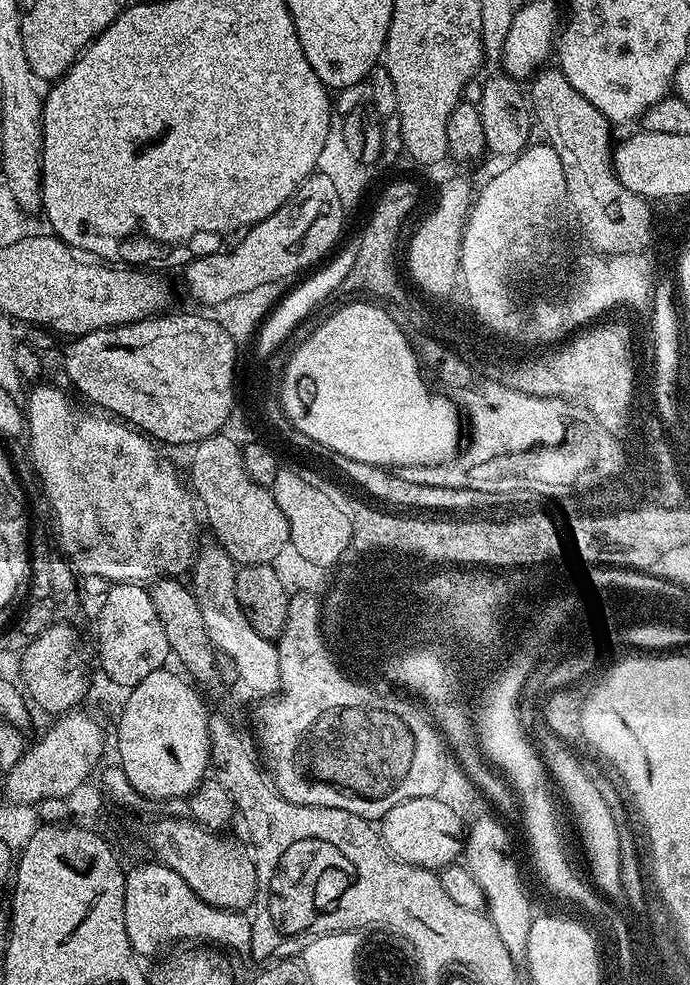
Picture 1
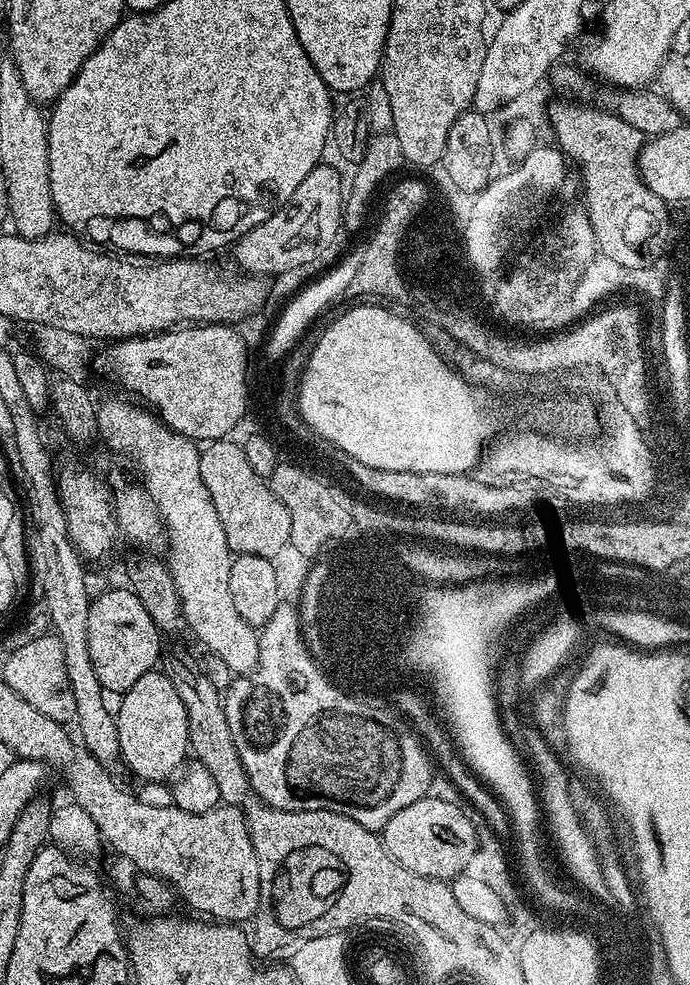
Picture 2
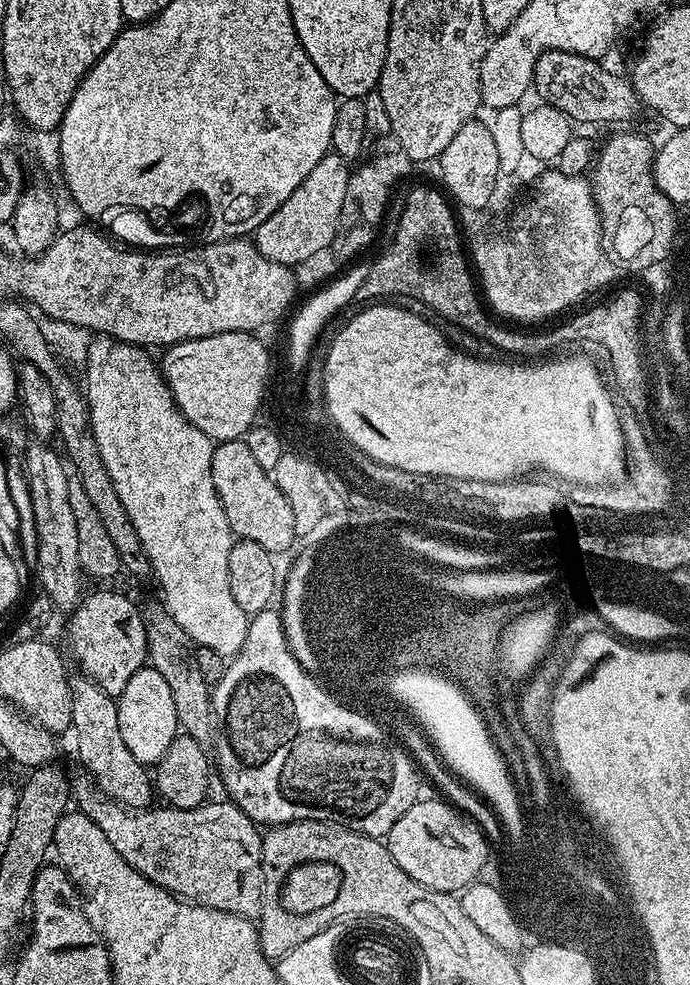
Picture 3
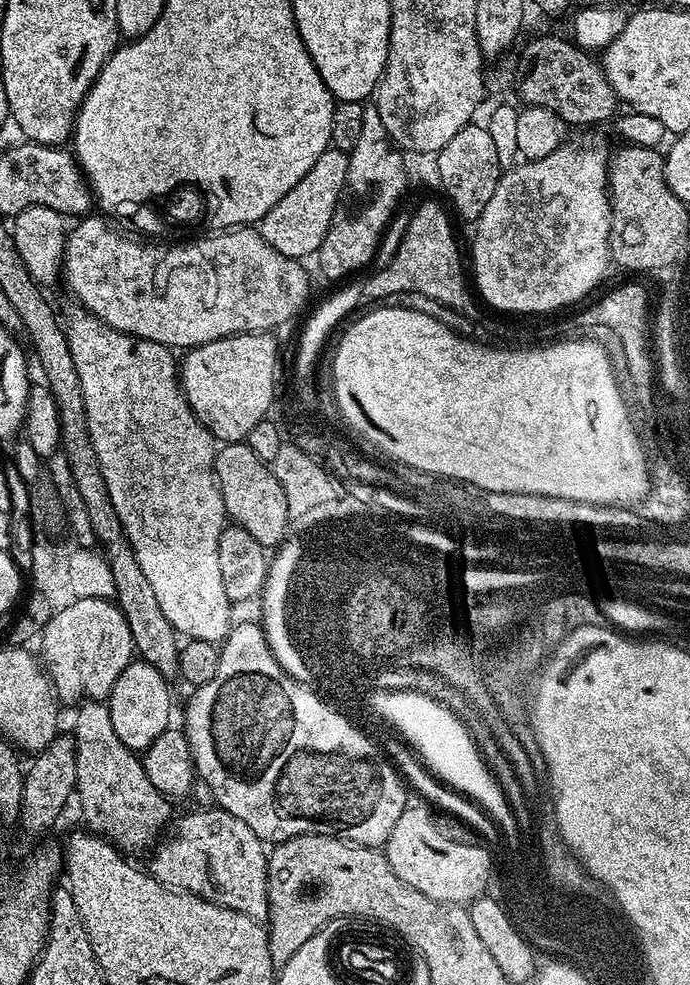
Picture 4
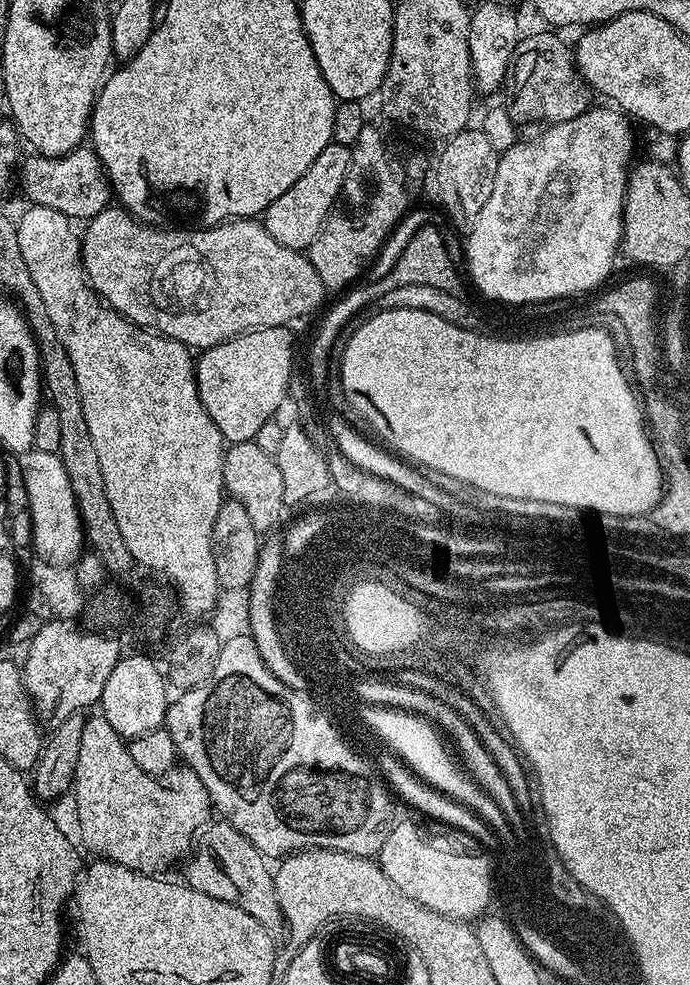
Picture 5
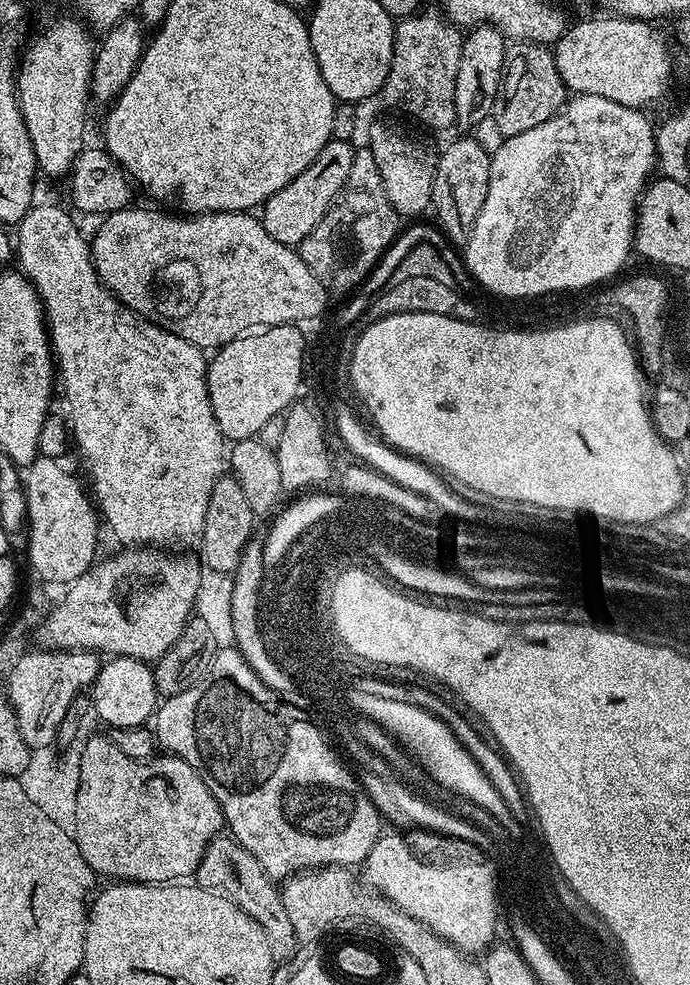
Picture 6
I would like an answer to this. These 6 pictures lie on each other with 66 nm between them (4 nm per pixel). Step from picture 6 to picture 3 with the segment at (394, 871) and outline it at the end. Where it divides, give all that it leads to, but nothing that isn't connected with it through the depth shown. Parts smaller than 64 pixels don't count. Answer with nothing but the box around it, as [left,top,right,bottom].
[386,799,490,893]

